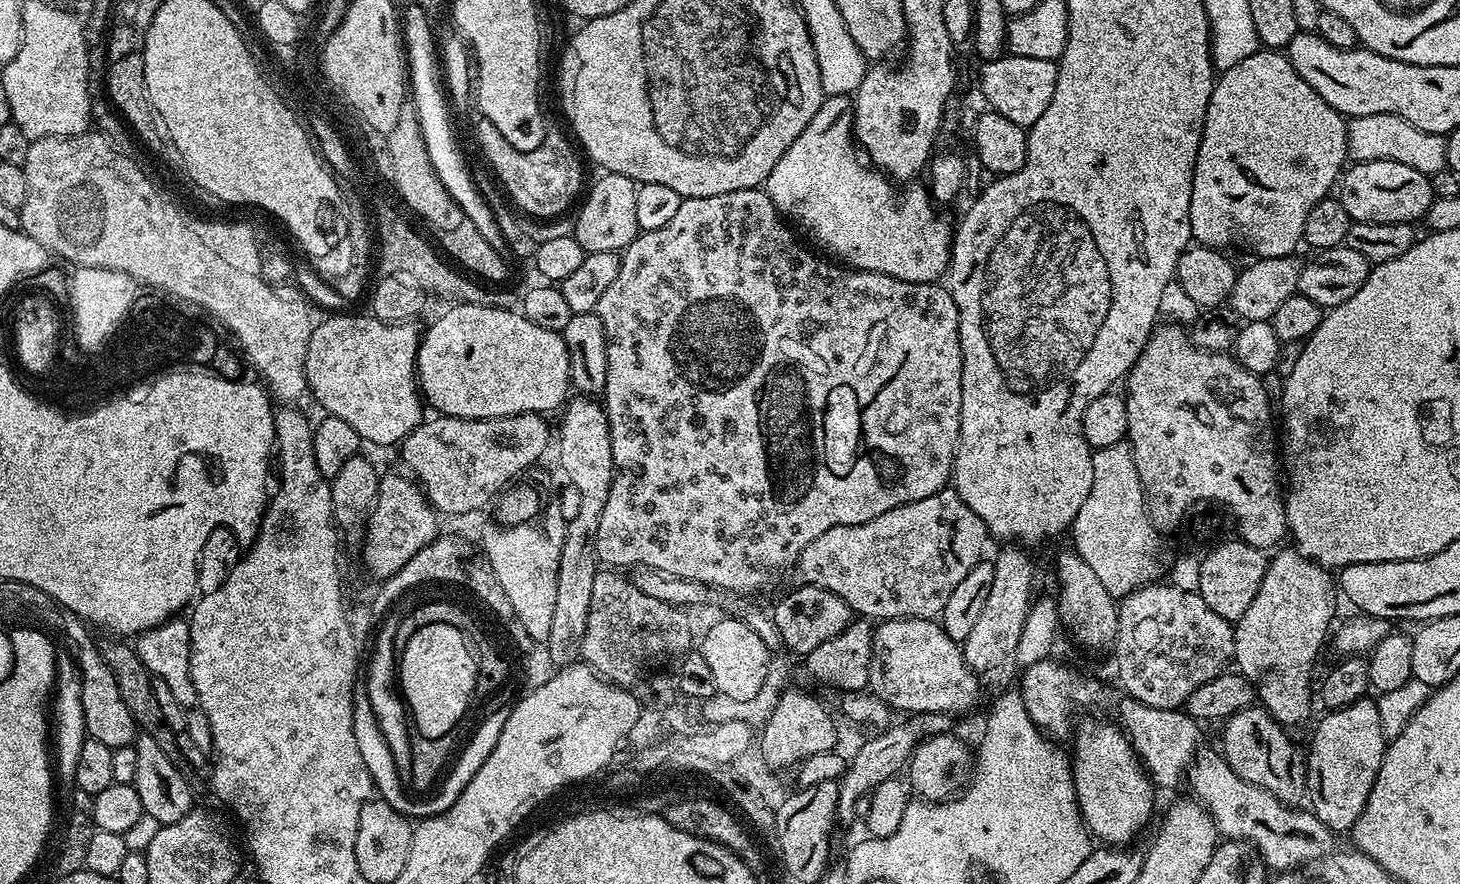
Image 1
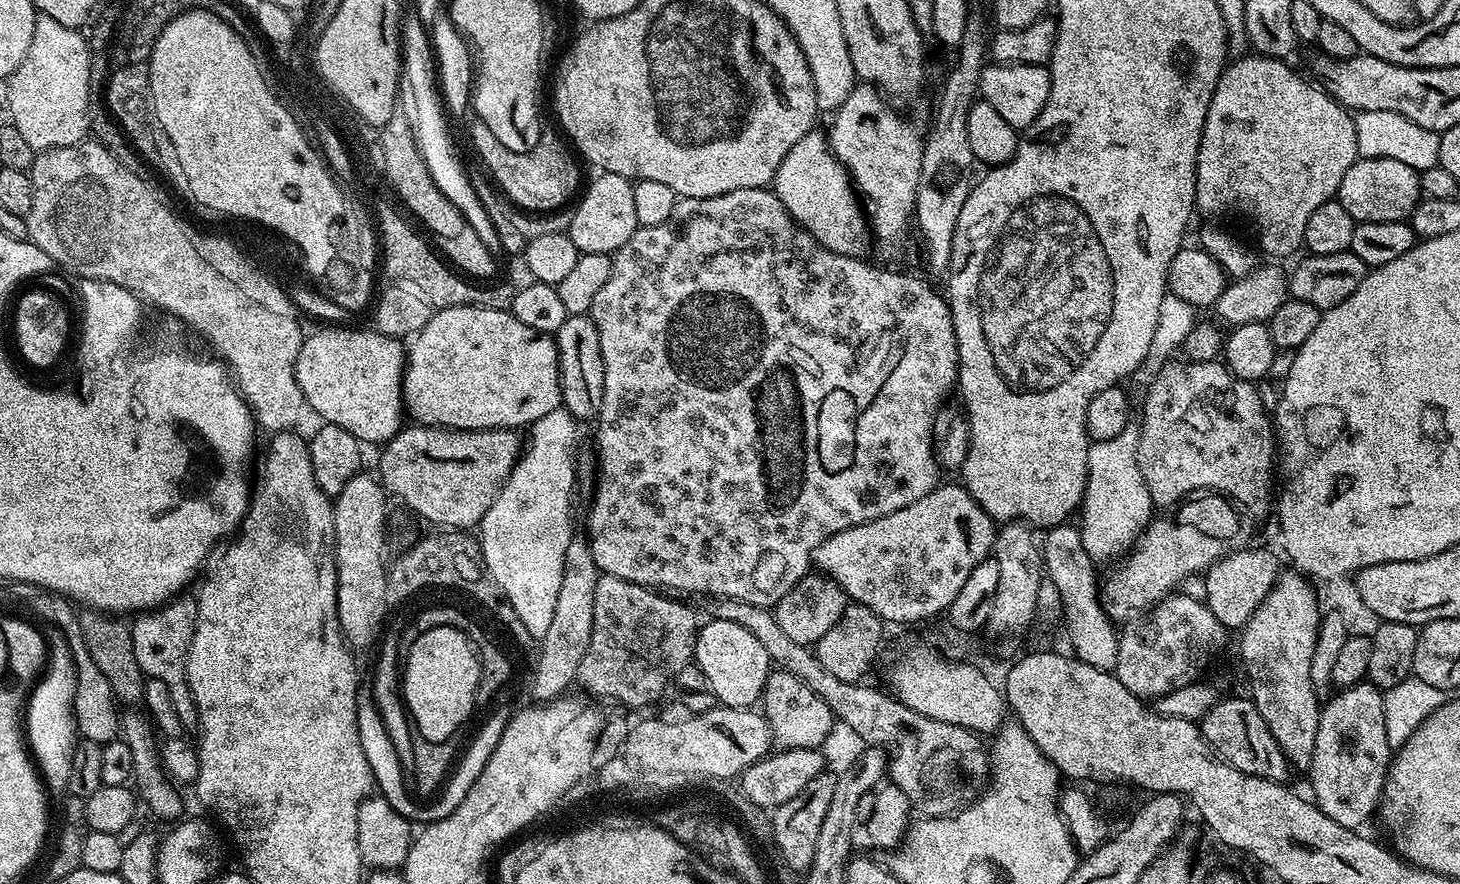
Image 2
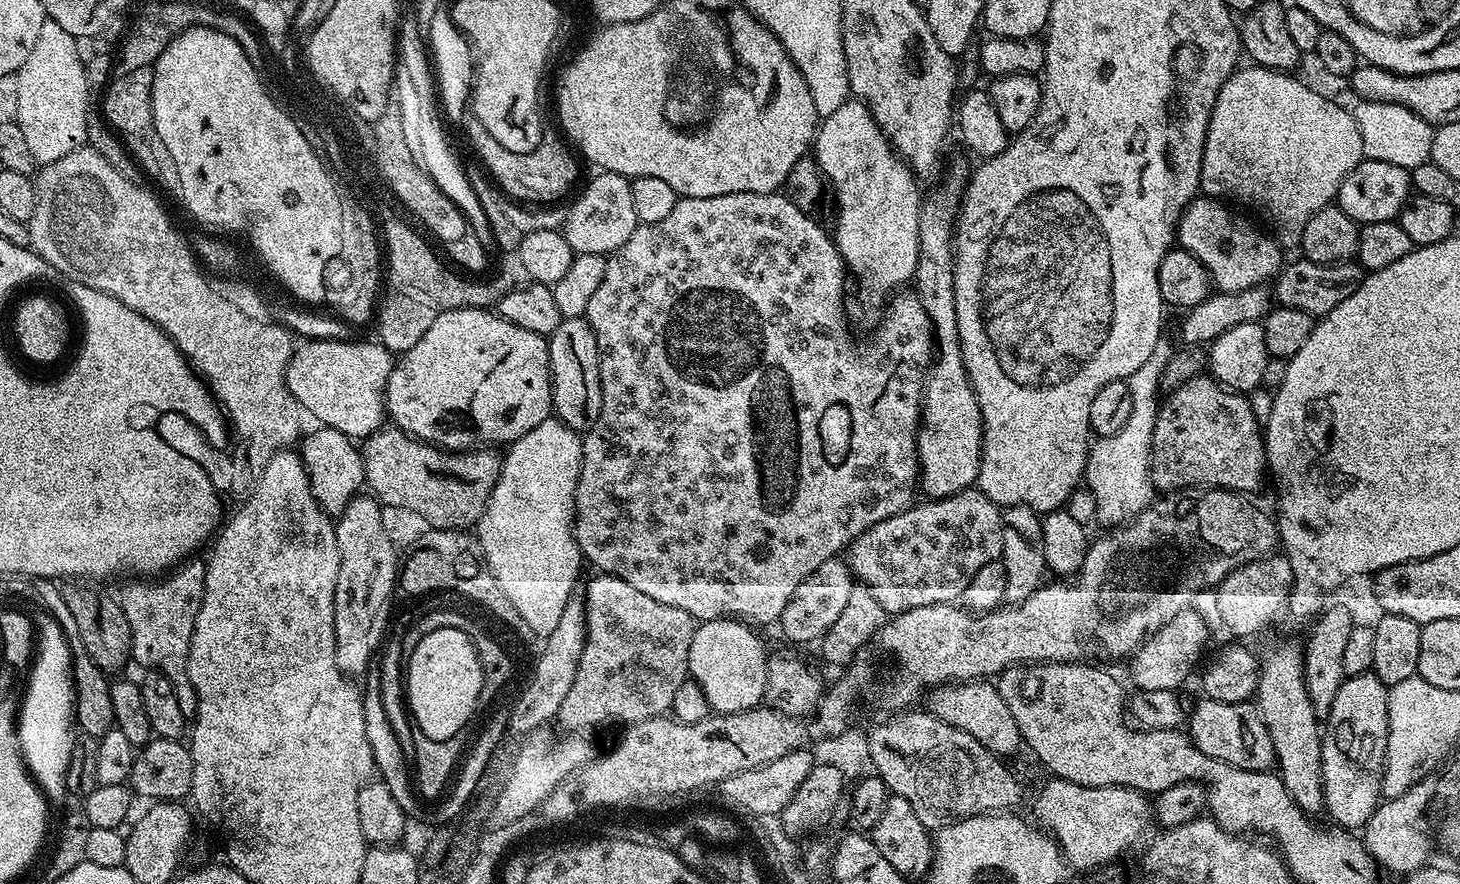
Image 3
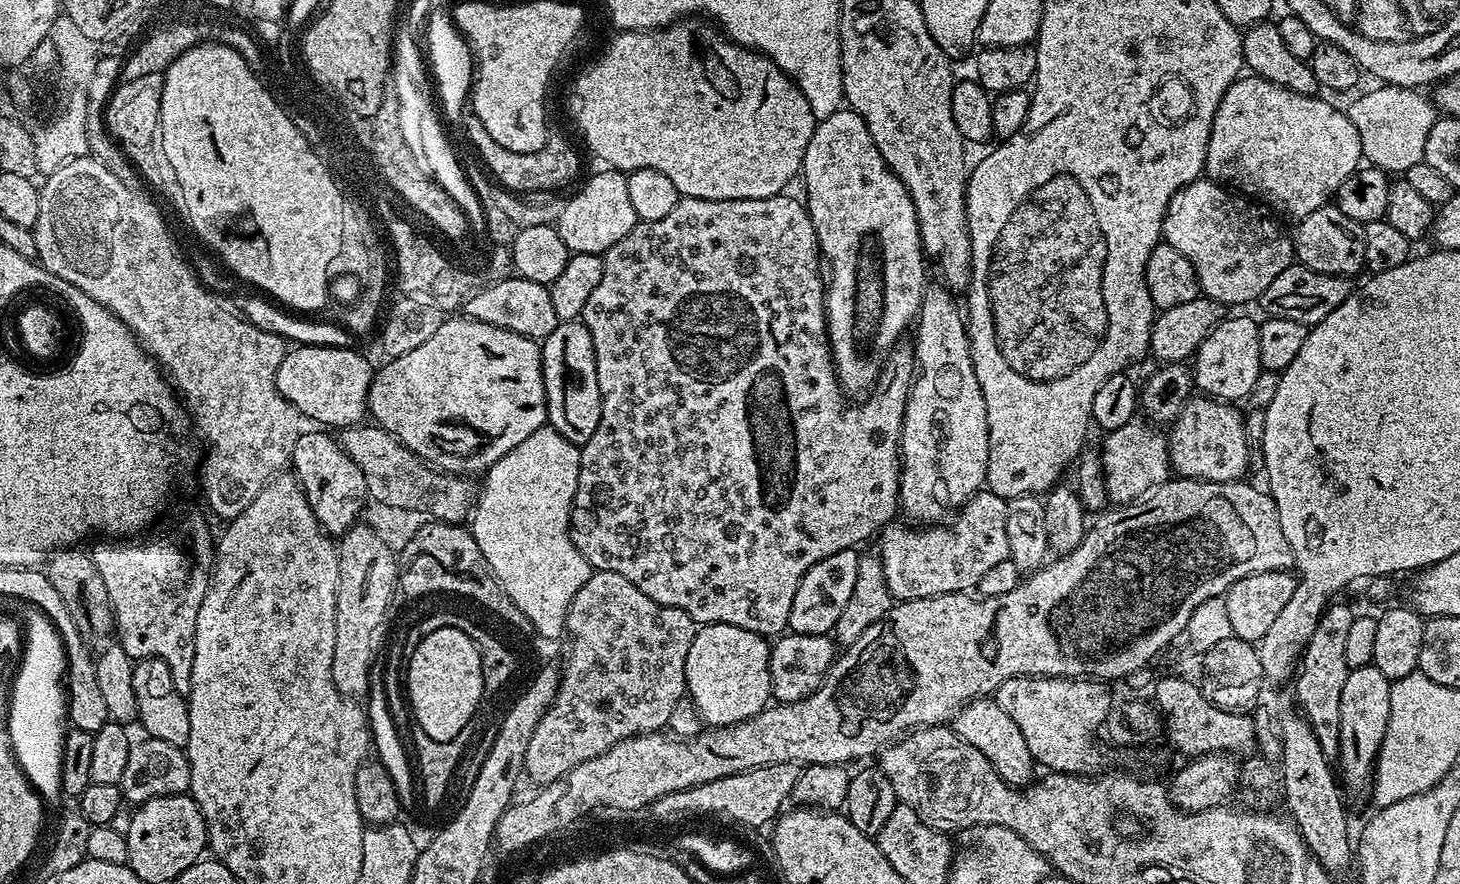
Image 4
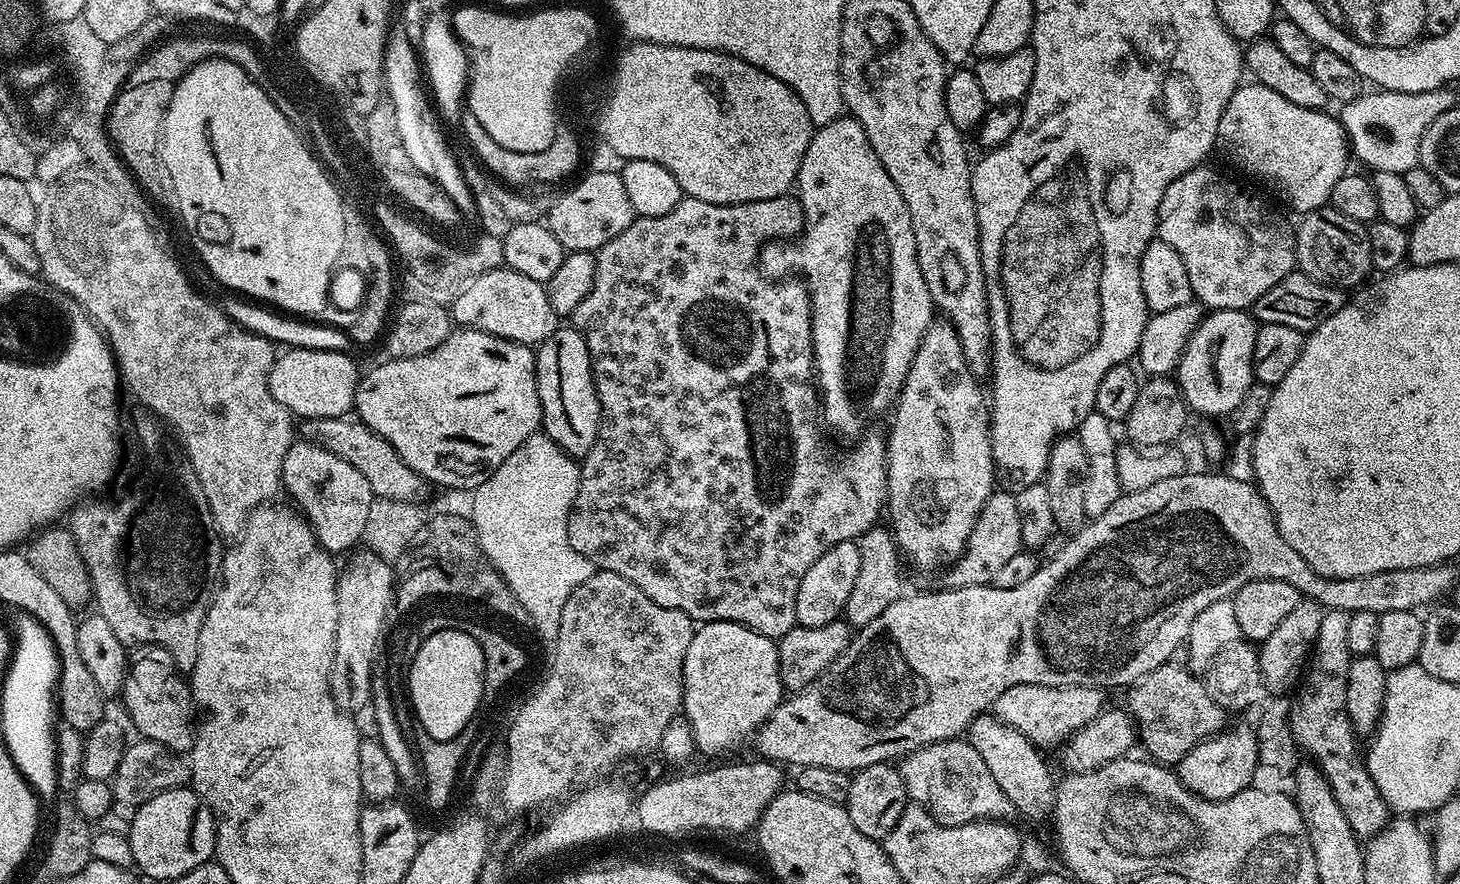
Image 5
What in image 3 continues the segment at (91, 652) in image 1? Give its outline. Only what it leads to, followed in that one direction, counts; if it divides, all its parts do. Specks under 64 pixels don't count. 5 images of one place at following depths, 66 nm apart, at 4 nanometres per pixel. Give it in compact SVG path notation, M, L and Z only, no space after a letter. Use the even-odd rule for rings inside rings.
M43 578L37 579L35 584L35 599L44 605L44 609L56 620L56 624L62 626L62 630L66 630L68 640L72 643L72 648L76 648L76 664L71 674L71 679L74 681L74 695L76 698L75 723L83 735L97 738L105 736L116 722L114 718L114 705L110 702L109 677L103 669L91 660L90 654L87 653L86 647L83 646L82 637L78 634L77 623L74 622L74 617L70 614L69 607L63 601L61 589L53 581Z

